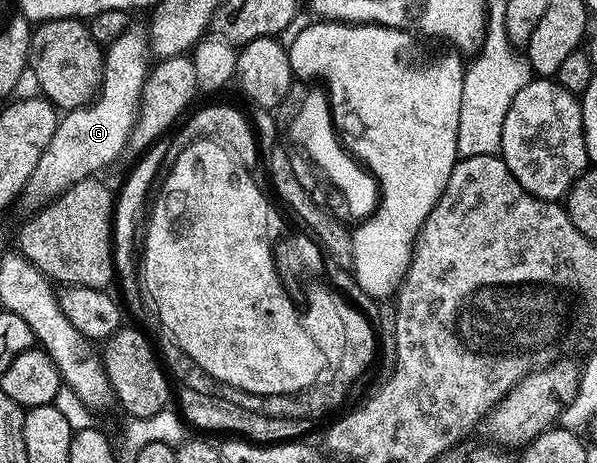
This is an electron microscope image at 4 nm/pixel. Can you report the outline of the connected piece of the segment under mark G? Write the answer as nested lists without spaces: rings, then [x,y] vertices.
[[[129,27],[113,44],[107,45],[98,95],[92,103],[65,111],[59,117],[54,138],[50,138],[48,150],[42,154],[38,166],[34,166],[34,174],[28,179],[29,193],[40,196],[45,192],[45,197],[55,197],[72,184],[100,174],[107,164],[119,158],[124,147],[129,147],[132,127],[140,114],[144,84],[150,73],[148,56],[150,36],[144,28]]]

